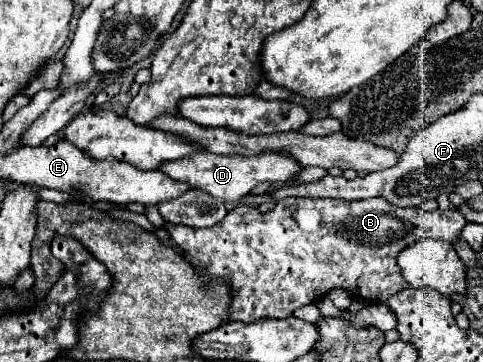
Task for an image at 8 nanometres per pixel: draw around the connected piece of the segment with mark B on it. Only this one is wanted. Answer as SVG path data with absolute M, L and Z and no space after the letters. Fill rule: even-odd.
M288 197L276 203L276 207L268 213L260 213L258 207L238 205L228 211L226 217L212 227L206 229L190 229L186 225L170 225L166 223L166 231L178 243L184 257L198 267L198 275L204 283L210 279L224 279L232 285L232 303L228 321L254 323L258 319L286 319L298 307L314 303L320 295L330 293L336 287L350 291L366 301L384 303L388 297L396 295L404 289L404 279L396 265L396 255L418 239L432 237L454 241L466 219L460 211L424 211L420 207L394 207L386 199L362 199L362 201L342 201L342 199L308 199L308 197ZM308 209L316 211L318 223L310 223L310 227L302 227L296 221L296 213Z

